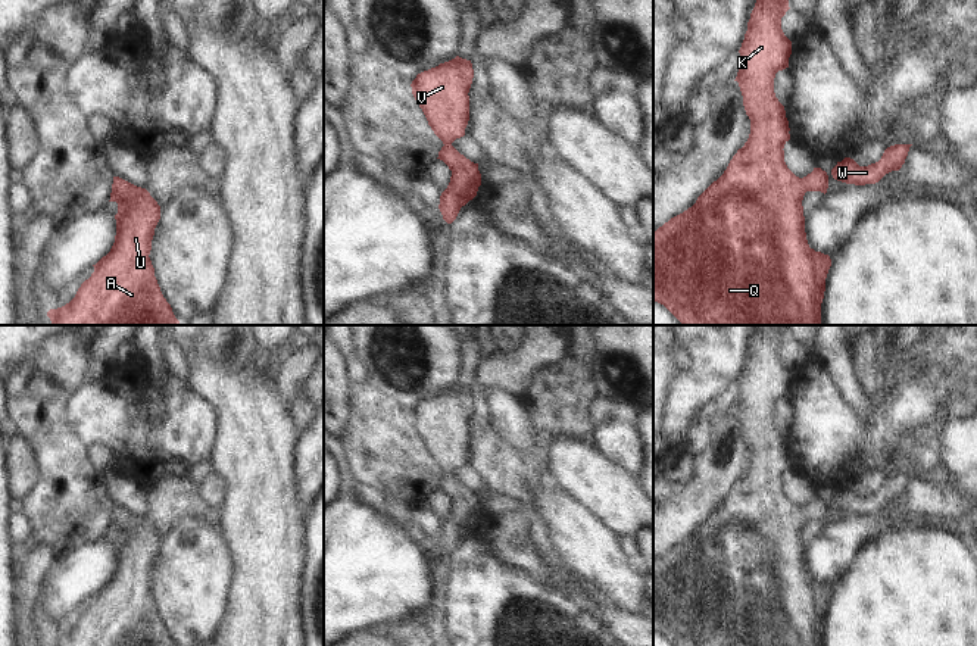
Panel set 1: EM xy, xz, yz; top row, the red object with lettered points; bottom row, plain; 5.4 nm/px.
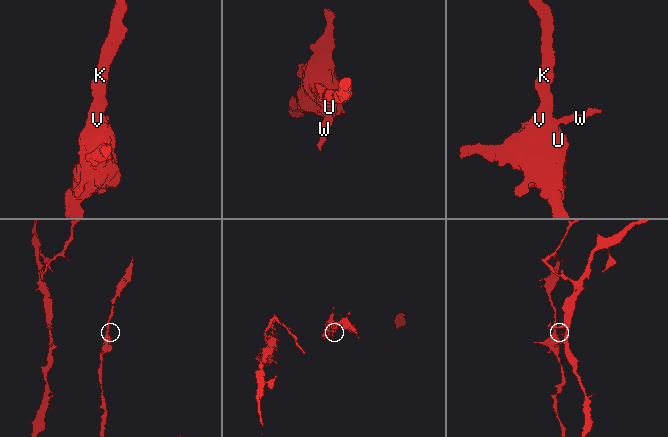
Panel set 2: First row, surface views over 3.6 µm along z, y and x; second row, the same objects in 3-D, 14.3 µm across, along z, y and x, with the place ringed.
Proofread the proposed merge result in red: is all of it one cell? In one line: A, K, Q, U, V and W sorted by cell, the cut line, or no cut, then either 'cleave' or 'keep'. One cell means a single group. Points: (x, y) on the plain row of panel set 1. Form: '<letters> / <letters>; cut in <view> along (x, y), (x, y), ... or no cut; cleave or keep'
A K Q U V W; no cut; keep

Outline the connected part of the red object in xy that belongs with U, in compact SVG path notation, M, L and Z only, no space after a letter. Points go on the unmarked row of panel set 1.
M113 506L110 530L118 533L110 581L75 627L47 646L175 646L163 627L149 587L160 536L146 518Z

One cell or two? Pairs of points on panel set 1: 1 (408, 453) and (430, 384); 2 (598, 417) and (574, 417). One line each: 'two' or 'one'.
1: two
2: two

